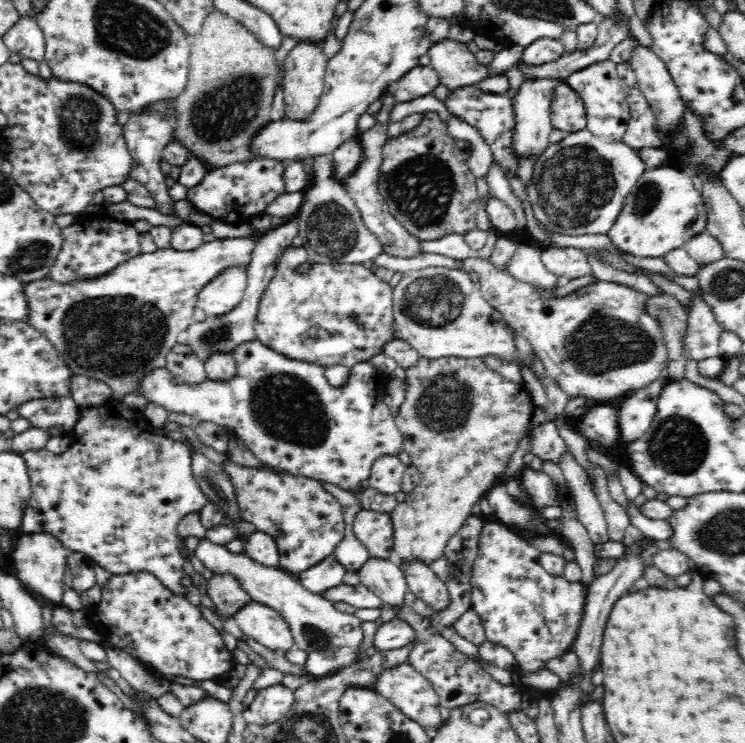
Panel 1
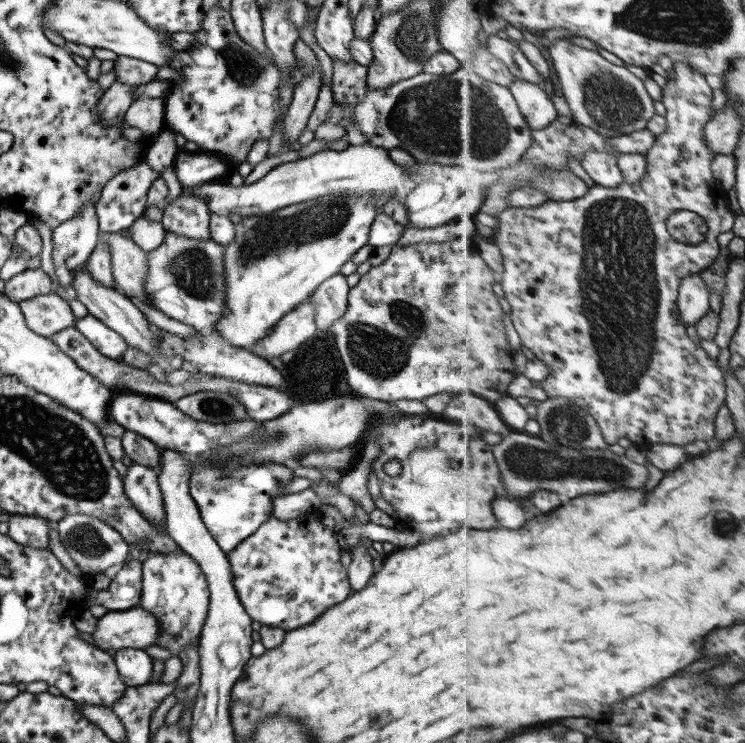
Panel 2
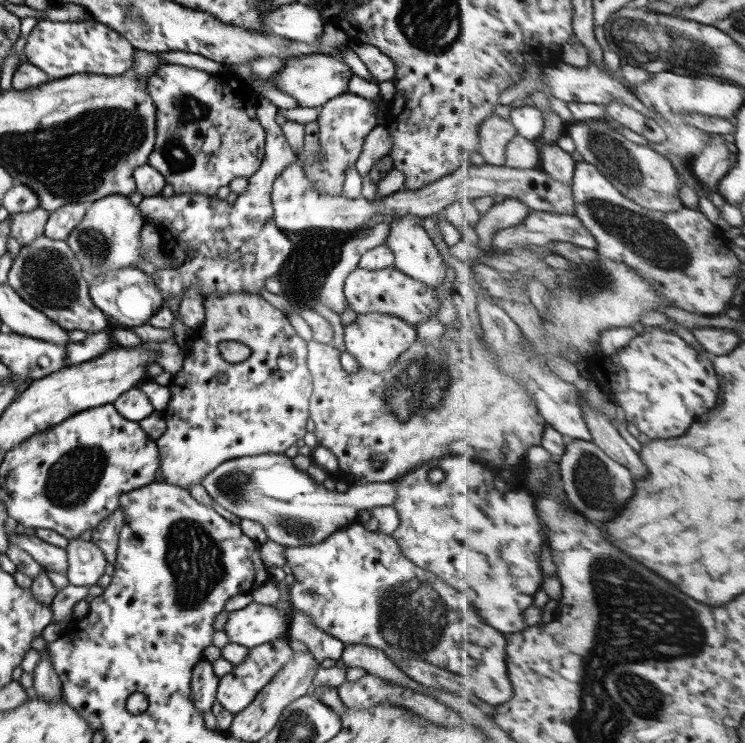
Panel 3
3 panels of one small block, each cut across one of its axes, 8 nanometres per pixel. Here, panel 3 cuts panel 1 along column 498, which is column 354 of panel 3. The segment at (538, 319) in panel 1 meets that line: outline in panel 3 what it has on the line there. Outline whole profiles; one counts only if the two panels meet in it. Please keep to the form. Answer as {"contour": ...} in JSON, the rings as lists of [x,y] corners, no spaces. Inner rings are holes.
{"contour":[[[393,266],[381,270],[355,267],[345,277],[341,292],[349,308],[356,314],[365,312],[395,316],[416,327],[421,324],[421,320],[427,320],[430,316],[444,317],[447,310],[442,310],[437,304],[437,298],[435,298],[437,291],[423,282],[404,275]]]}

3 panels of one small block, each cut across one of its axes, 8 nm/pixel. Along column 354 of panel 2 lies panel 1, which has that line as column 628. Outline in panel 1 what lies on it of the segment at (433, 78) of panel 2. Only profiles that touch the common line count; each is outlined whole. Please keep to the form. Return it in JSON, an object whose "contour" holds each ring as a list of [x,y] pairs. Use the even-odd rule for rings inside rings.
{"contour":[[[606,60],[589,65],[568,76],[566,83],[580,95],[586,111],[586,128],[596,136],[612,141],[622,141],[631,117],[629,103],[622,89],[622,80],[618,77],[617,65]]]}

